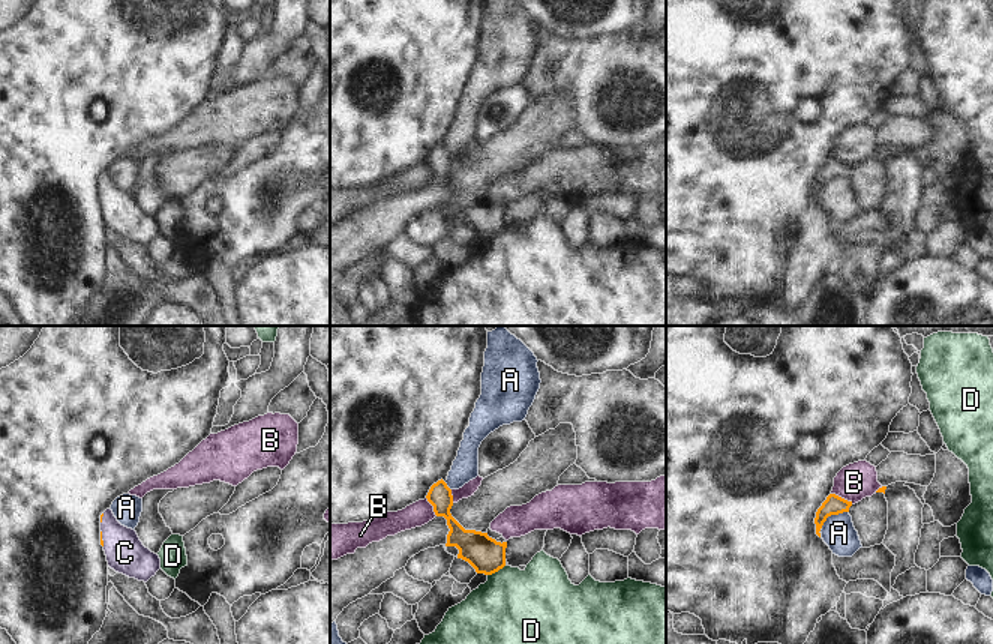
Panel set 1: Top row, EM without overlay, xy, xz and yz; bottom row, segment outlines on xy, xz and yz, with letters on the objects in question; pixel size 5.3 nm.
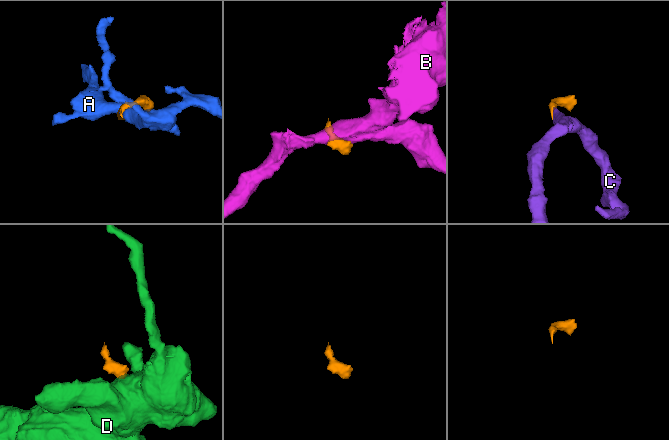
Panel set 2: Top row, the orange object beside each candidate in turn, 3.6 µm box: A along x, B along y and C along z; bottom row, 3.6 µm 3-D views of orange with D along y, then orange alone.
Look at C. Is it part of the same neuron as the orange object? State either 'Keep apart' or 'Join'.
Join.

